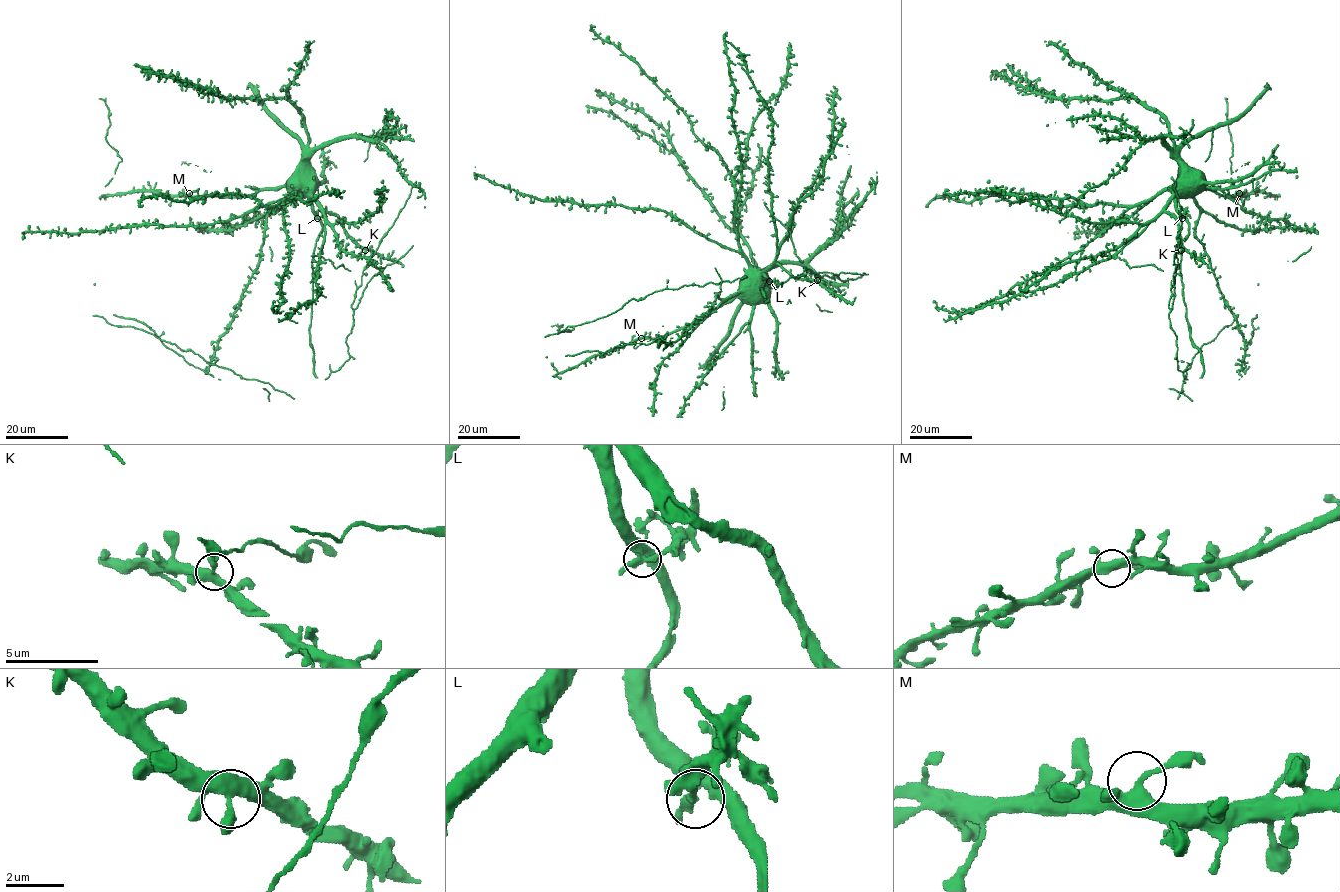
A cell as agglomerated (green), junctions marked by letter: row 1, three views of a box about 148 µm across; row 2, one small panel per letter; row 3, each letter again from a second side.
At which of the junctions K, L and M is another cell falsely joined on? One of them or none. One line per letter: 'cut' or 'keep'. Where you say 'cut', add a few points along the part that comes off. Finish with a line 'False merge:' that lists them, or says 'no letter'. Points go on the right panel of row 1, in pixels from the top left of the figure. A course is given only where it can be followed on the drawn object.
K: keep
L: cut
M: keep
False merge: L

